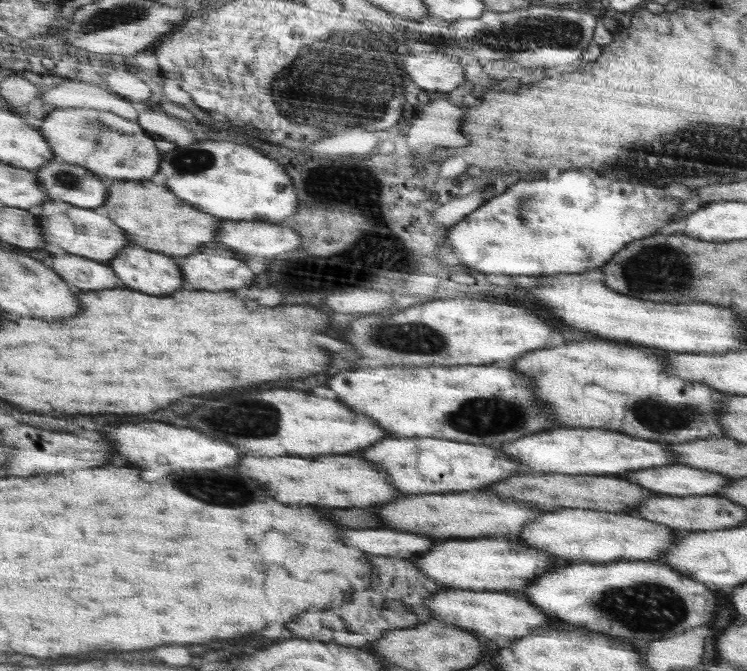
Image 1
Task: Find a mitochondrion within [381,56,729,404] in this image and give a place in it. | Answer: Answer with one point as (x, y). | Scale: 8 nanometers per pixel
(655, 268)

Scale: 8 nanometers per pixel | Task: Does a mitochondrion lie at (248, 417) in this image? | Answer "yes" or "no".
yes

